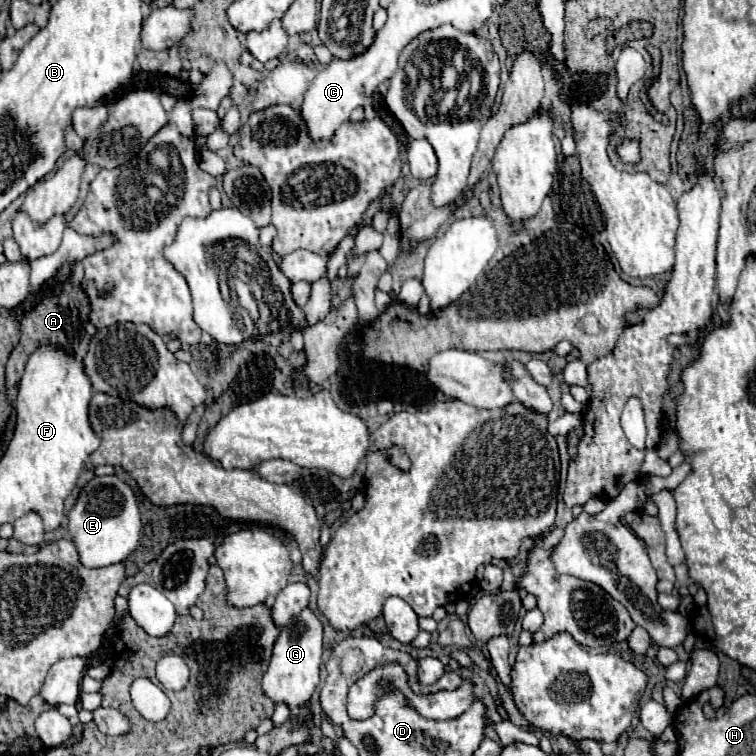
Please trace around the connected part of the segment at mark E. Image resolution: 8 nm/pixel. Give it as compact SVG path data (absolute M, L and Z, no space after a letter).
M94 476L80 492L68 514L68 532L76 544L80 564L86 568L102 568L124 562L138 546L142 522L132 488L118 476Z

